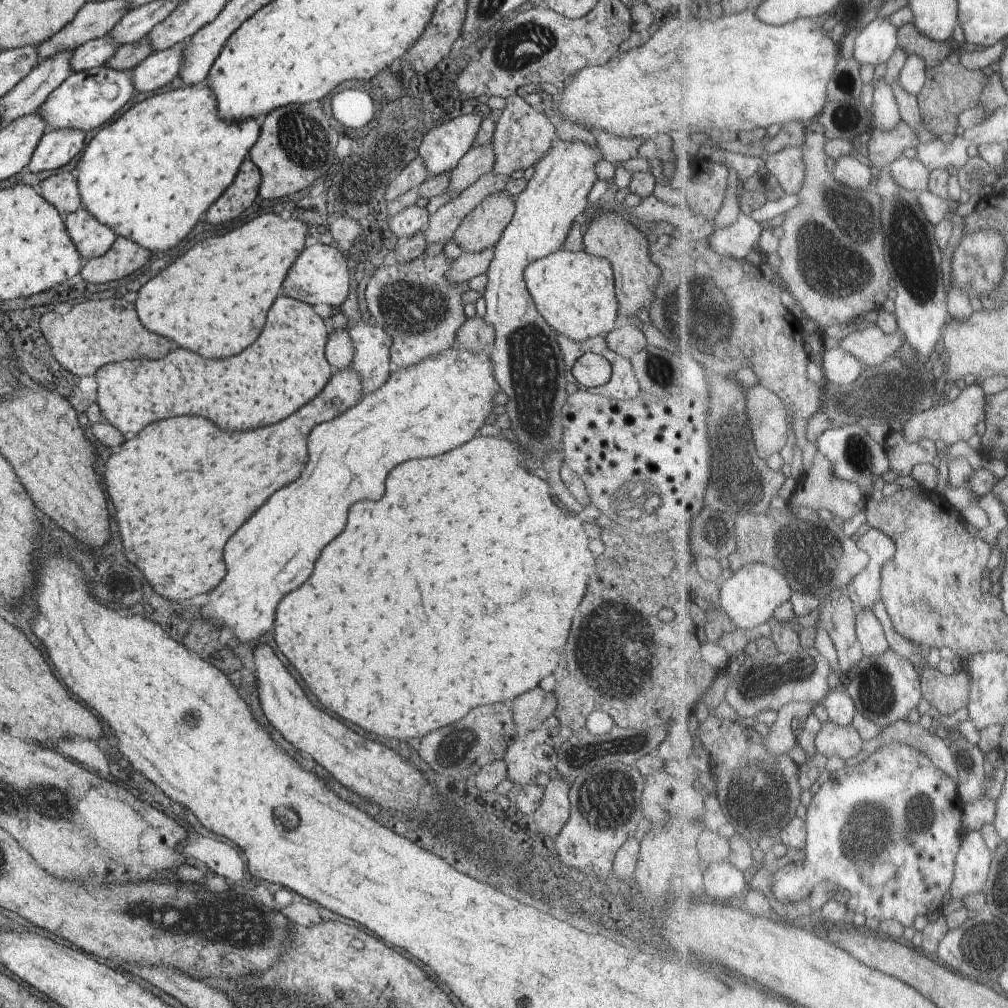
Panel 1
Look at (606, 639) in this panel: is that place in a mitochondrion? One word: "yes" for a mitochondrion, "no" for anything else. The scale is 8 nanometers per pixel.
yes

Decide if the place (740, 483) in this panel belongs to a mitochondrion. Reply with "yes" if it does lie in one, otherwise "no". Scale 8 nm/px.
yes

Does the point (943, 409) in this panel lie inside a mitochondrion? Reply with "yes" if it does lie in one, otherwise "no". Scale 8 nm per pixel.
no

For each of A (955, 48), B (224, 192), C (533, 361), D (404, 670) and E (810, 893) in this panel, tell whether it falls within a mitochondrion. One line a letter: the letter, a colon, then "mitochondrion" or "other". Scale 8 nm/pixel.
A: other
B: other
C: mitochondrion
D: other
E: other

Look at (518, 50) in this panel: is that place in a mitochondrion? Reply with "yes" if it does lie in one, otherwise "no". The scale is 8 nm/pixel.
yes

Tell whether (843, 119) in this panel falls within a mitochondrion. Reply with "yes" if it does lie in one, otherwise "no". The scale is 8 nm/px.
yes

